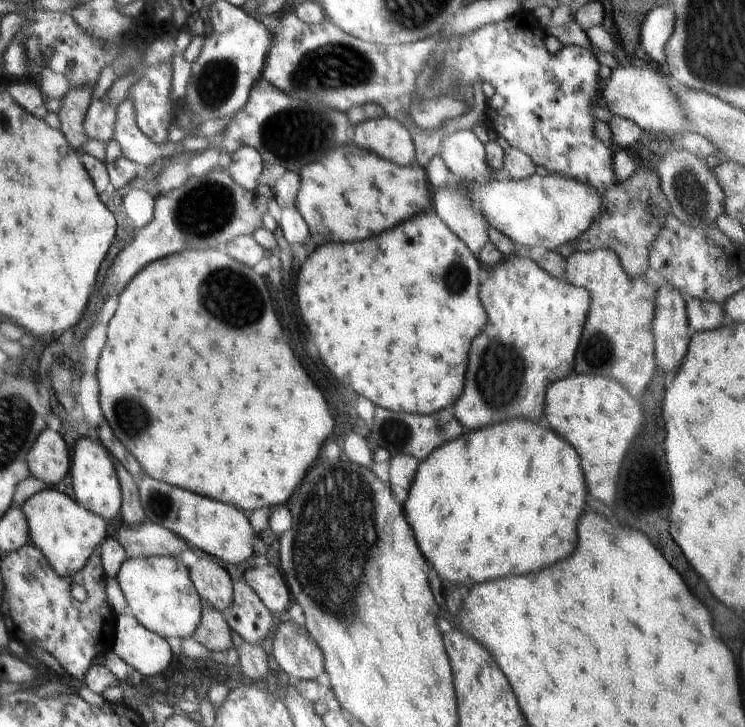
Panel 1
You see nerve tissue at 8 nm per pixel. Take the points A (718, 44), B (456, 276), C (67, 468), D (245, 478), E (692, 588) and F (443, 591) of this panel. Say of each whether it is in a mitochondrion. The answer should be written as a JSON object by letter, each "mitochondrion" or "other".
{"A":"mitochondrion","B":"mitochondrion","C":"other","D":"other","E":"other","F":"other"}

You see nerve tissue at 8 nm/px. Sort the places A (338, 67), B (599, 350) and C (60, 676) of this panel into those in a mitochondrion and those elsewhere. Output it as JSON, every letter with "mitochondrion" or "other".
{"A":"mitochondrion","B":"mitochondrion","C":"other"}

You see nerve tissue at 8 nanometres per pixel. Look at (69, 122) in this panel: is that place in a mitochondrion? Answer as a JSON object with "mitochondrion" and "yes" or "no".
{"mitochondrion":"no"}

